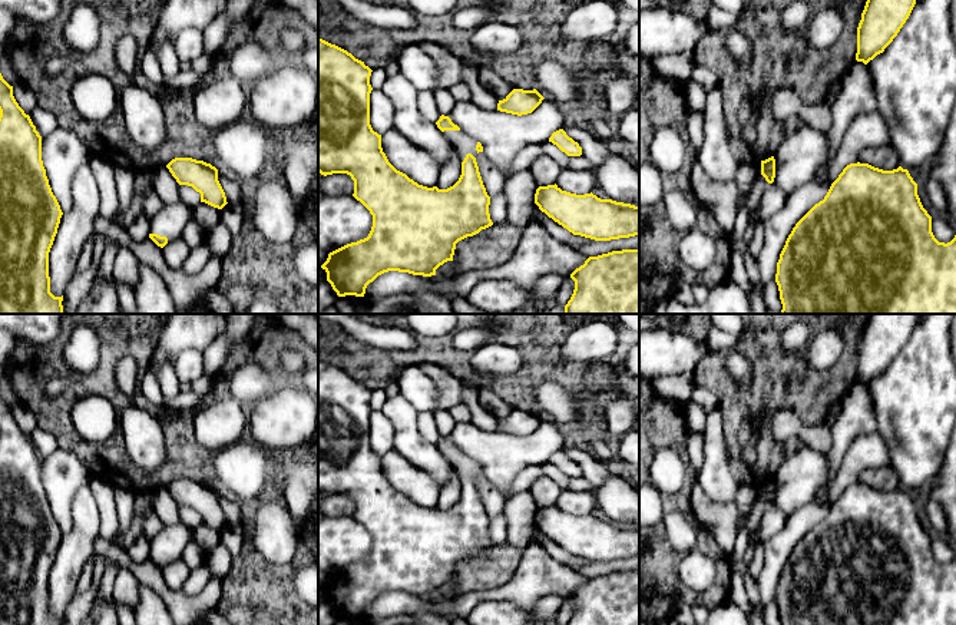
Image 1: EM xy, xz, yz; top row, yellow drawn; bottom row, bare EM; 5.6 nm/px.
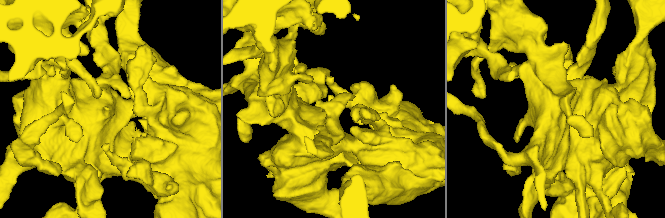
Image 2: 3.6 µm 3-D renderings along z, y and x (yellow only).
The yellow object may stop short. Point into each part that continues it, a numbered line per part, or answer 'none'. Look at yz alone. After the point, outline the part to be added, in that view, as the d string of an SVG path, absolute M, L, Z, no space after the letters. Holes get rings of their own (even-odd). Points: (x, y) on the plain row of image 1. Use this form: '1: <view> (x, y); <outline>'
none

